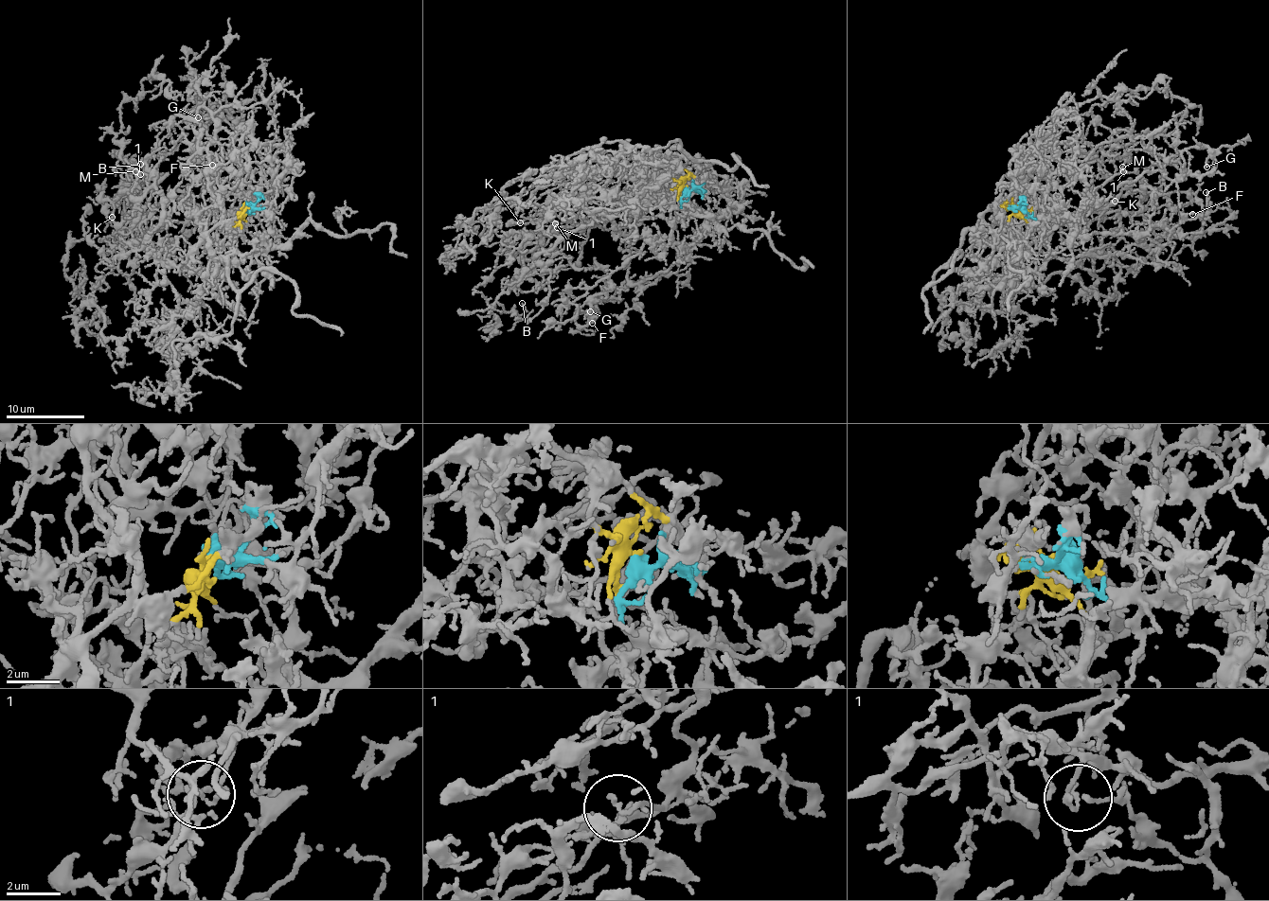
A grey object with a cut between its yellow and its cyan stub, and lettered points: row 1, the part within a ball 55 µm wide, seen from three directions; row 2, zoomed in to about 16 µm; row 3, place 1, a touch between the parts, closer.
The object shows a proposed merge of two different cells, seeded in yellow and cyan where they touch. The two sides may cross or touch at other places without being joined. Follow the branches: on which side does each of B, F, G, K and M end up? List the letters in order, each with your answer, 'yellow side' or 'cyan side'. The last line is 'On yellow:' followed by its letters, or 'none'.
B: cyan side
F: cyan side
G: cyan side
K: yellow side
M: yellow side
On yellow: K, M

